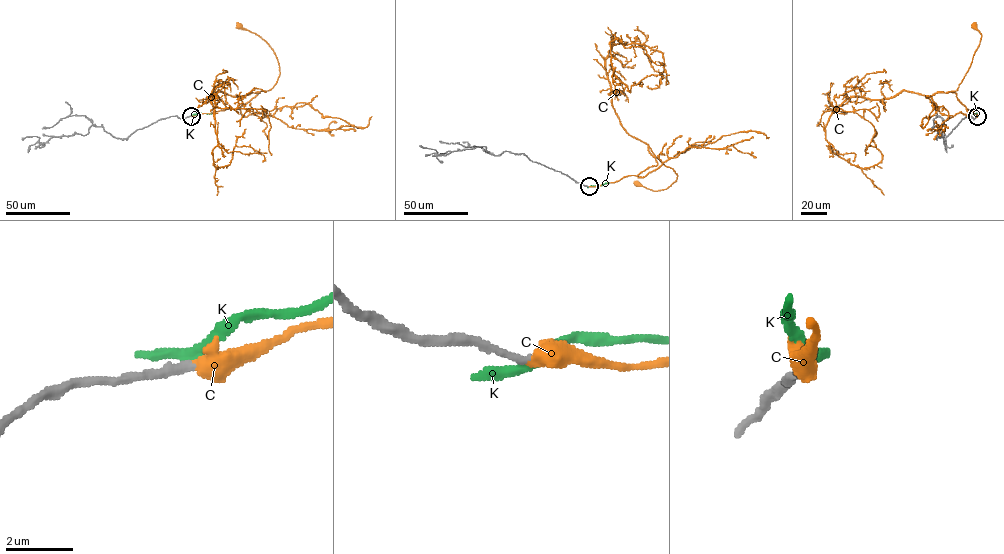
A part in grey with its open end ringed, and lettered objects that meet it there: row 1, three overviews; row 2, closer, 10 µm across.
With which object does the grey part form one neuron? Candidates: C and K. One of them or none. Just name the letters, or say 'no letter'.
C

